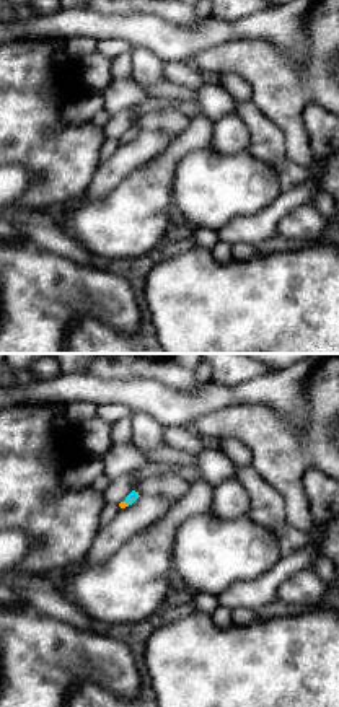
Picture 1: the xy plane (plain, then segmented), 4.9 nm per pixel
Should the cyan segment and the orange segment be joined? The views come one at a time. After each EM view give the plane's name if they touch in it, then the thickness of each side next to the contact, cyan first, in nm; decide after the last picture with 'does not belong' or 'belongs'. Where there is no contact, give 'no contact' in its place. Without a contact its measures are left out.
meets cyan in xy; 50 nm thick on the cyan side, 30 nm on the other

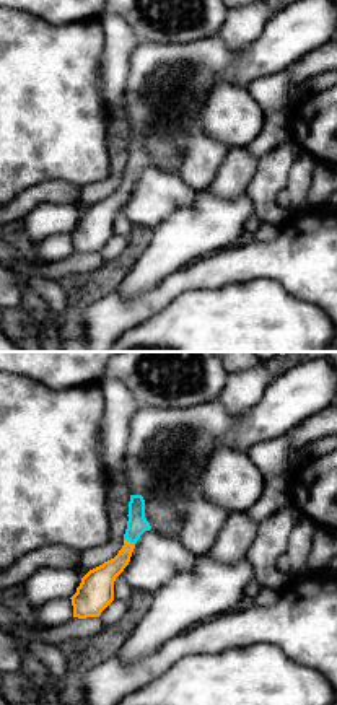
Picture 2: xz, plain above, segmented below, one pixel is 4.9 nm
meets cyan in xz; 100 nm thick on the cyan side, 140 nm on the other

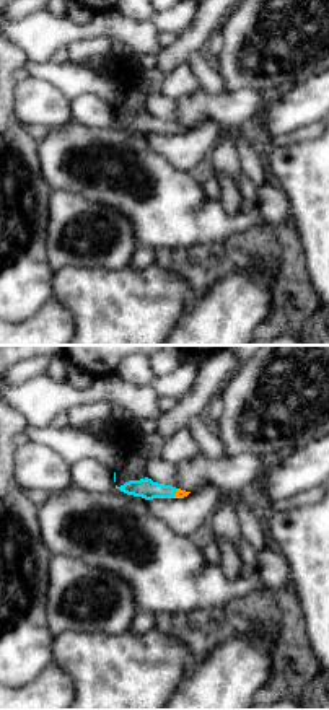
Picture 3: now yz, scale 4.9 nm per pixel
meets cyan in yz; 100 nm thick on the cyan side, 50 nm on the other

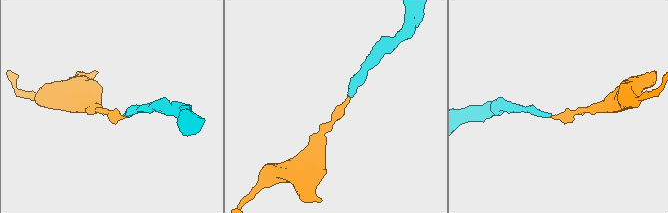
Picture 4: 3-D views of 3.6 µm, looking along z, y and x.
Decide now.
belongs

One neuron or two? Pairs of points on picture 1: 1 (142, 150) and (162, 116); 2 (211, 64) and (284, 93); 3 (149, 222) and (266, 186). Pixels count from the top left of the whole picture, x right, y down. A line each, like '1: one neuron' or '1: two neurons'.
1: two neurons
2: one neuron
3: two neurons

